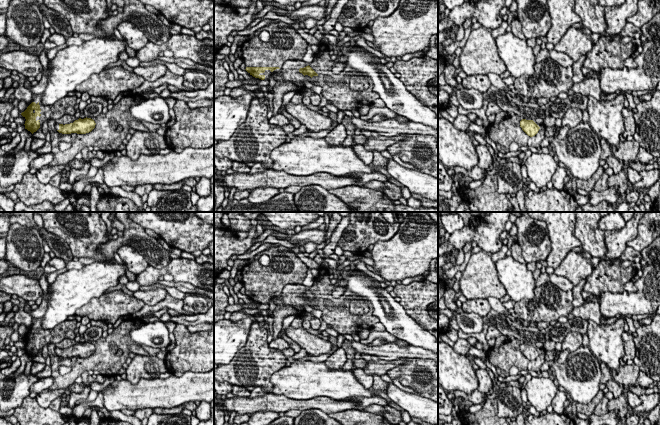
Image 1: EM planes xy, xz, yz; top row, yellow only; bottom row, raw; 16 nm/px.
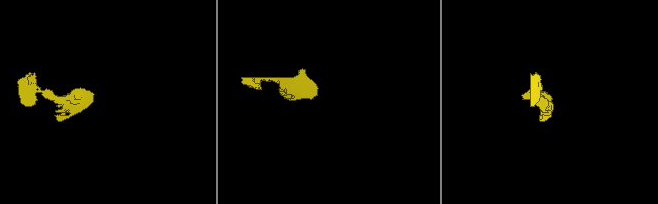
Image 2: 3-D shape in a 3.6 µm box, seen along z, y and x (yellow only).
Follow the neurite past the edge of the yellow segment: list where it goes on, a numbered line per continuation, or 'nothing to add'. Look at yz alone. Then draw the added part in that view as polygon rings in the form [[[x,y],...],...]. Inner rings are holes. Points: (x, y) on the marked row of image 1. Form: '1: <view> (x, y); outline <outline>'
nothing to add

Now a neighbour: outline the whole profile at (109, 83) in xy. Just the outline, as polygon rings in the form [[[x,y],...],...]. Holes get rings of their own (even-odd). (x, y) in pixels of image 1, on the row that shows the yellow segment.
[[[117,66],[92,74],[86,81],[77,85],[75,91],[115,100],[121,92],[131,91],[141,86],[144,81],[143,77]]]

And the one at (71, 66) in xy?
[[[116,36],[95,37],[81,45],[71,45],[58,51],[44,72],[49,75],[49,78],[42,93],[42,104],[53,105],[67,96],[69,92],[75,91],[76,86],[86,81],[92,74],[98,74],[109,64],[117,62],[119,54],[126,51],[126,46],[126,40],[119,40]]]

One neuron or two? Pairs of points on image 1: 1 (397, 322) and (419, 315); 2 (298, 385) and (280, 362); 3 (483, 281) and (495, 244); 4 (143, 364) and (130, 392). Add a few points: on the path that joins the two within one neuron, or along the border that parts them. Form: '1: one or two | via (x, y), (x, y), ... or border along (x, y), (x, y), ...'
1: two | border along (401, 305), (427, 331)
2: two | border along (285, 365), (271, 375), (270, 382), (272, 387)
3: two | border along (481, 249), (491, 254)
4: two | border along (157, 377), (141, 378), (136, 383), (126, 379)

